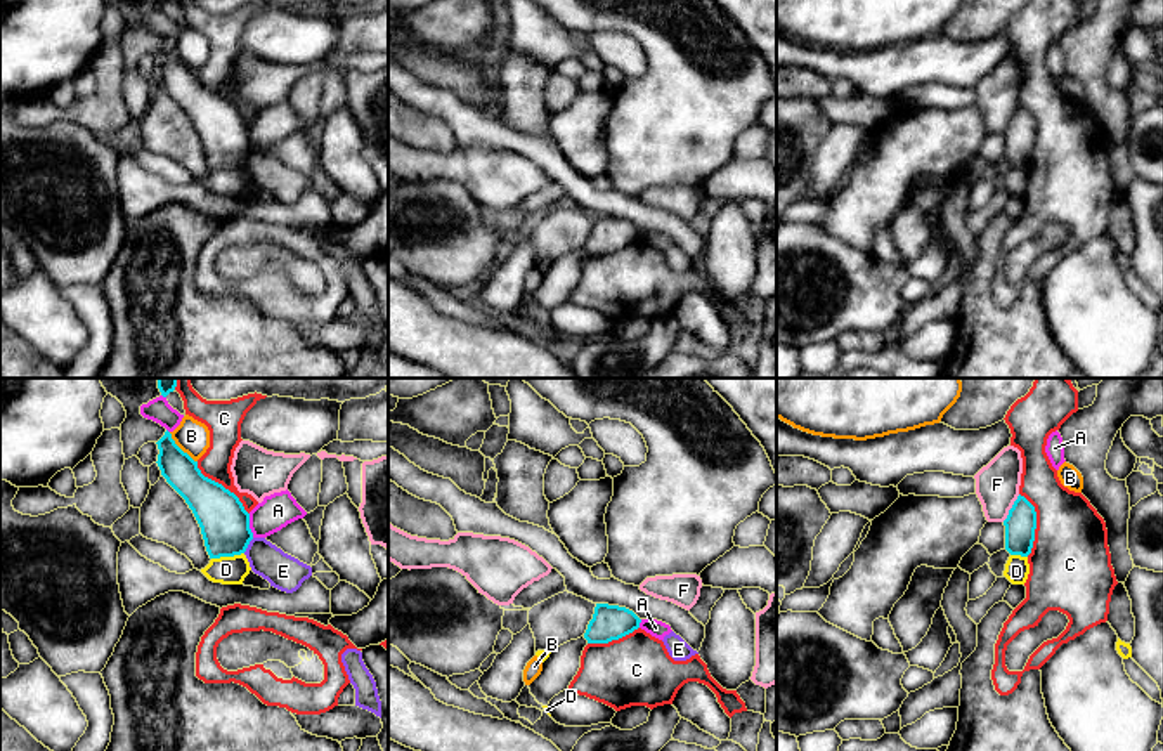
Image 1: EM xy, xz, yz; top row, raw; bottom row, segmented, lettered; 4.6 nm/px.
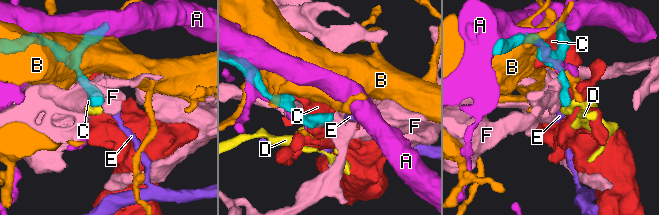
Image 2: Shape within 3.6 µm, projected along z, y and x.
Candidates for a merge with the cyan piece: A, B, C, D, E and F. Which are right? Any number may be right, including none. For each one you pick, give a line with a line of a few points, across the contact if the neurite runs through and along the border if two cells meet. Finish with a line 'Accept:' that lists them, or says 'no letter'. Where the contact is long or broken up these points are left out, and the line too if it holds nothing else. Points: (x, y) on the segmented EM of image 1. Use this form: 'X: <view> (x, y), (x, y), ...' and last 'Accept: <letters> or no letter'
Accept: no letter

